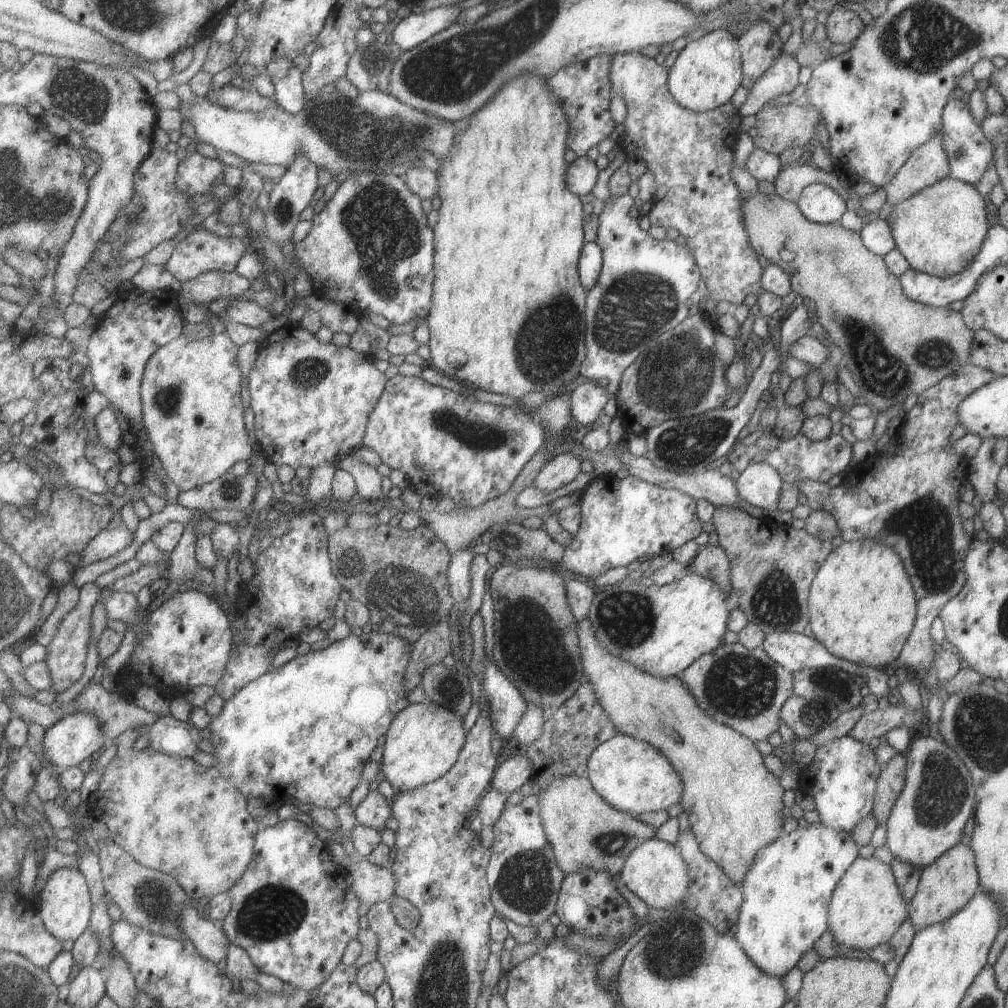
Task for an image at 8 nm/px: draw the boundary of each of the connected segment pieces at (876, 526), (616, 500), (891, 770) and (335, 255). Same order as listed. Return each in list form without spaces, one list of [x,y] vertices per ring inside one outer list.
[[[975,365],[959,366],[951,376],[942,378],[931,388],[919,393],[916,404],[903,413],[901,428],[891,439],[889,447],[872,458],[867,458],[856,470],[847,472],[843,481],[836,487],[831,488],[827,483],[812,480],[796,482],[799,494],[805,496],[806,505],[811,511],[825,511],[833,516],[843,541],[871,539],[888,546],[899,555],[916,600],[913,626],[898,654],[899,662],[907,669],[909,675],[925,688],[924,691],[937,693],[941,700],[945,695],[937,689],[940,680],[932,671],[936,654],[931,649],[934,642],[929,635],[929,625],[933,618],[938,616],[941,607],[965,584],[963,559],[973,540],[973,535],[965,533],[958,511],[960,500],[957,492],[959,486],[967,482],[967,459],[953,453],[948,444],[953,442],[951,430],[958,422],[955,409],[959,401],[972,390],[987,384],[993,377],[993,373]]]
[[[614,475],[595,477],[589,486],[583,489],[578,504],[580,523],[577,532],[572,535],[569,546],[564,547],[560,564],[565,574],[579,574],[587,578],[603,574],[609,568],[625,567],[632,560],[641,556],[650,558],[666,555],[685,544],[687,540],[701,534],[701,521],[695,514],[696,500],[677,489],[663,487],[642,481],[636,476],[628,475],[623,480],[617,480]]]
[[[897,753],[880,770],[876,780],[872,814],[877,825],[885,826],[890,810],[893,808],[904,785],[906,769],[905,754]]]
[[[399,172],[350,174],[322,211],[312,217],[313,226],[306,237],[295,245],[297,258],[311,278],[312,293],[345,303],[360,315],[383,315],[394,324],[425,318],[432,301],[433,230],[419,202]]]

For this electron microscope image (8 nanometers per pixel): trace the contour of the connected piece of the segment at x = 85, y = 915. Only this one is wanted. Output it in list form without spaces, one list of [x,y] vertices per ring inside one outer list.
[[[58,868],[47,880],[38,898],[39,915],[53,936],[62,941],[72,940],[75,942],[90,928],[94,902],[86,874],[83,874],[79,868]]]

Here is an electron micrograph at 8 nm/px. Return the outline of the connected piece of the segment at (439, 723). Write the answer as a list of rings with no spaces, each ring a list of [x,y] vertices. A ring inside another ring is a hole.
[[[411,703],[392,722],[386,734],[381,761],[385,779],[396,793],[426,785],[447,773],[458,760],[465,740],[462,720],[435,703]]]

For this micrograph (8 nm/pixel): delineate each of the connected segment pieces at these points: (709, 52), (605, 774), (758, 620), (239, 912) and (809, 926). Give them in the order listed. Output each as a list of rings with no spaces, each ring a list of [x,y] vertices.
[[[715,29],[688,39],[678,52],[673,65],[668,68],[667,86],[671,96],[682,106],[695,112],[710,111],[729,101],[735,89],[741,84],[742,66],[737,37],[725,29]]]
[[[616,733],[599,743],[586,762],[586,776],[596,793],[613,808],[630,815],[667,810],[679,802],[682,784],[675,769],[648,742]]]
[[[715,507],[712,524],[727,555],[733,605],[761,632],[802,634],[808,622],[808,590],[821,563],[832,551],[831,541],[813,538],[804,528],[793,529],[767,518],[756,518],[736,507]]]
[[[284,819],[270,827],[263,827],[258,832],[258,837],[256,838],[254,861],[249,865],[242,880],[230,889],[229,892],[232,894],[234,906],[229,916],[223,920],[223,927],[230,938],[230,942],[245,947],[261,973],[279,977],[289,985],[300,989],[308,991],[317,990],[334,973],[334,970],[338,968],[350,942],[355,940],[359,936],[359,932],[361,932],[361,926],[359,926],[359,908],[361,908],[362,900],[348,881],[346,868],[335,864],[335,860],[333,860],[330,852],[330,844],[322,840],[313,832],[311,826],[301,822],[301,820]]]
[[[818,822],[809,828],[797,827],[790,833],[784,833],[756,855],[739,884],[743,902],[739,907],[733,938],[761,972],[780,978],[796,966],[797,960],[807,949],[813,947],[815,940],[827,928],[828,902],[836,882],[858,856],[859,847],[847,833],[830,829]]]

